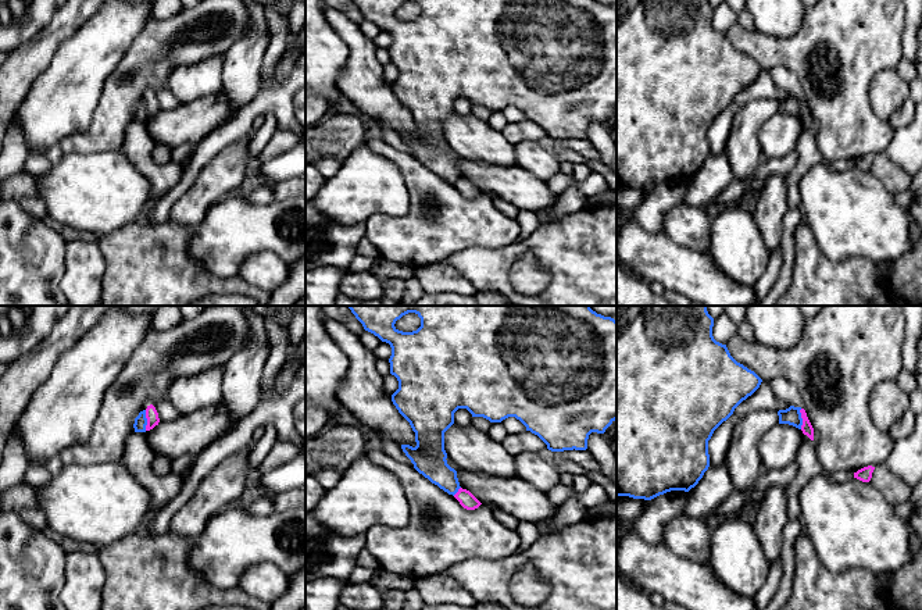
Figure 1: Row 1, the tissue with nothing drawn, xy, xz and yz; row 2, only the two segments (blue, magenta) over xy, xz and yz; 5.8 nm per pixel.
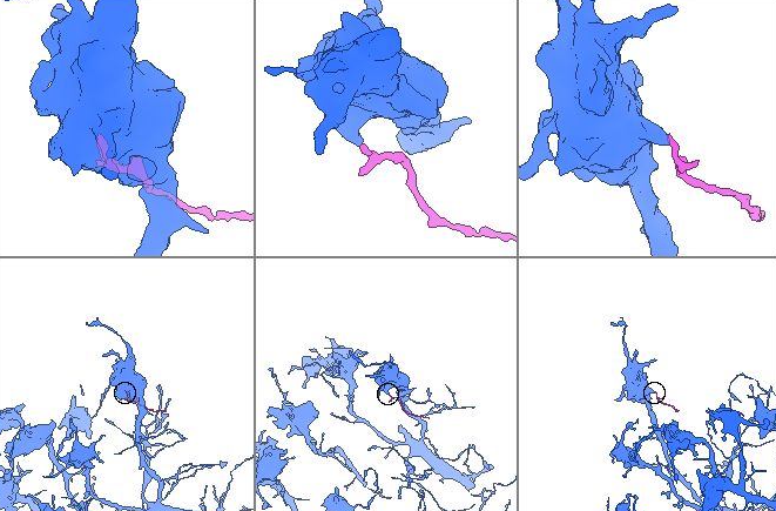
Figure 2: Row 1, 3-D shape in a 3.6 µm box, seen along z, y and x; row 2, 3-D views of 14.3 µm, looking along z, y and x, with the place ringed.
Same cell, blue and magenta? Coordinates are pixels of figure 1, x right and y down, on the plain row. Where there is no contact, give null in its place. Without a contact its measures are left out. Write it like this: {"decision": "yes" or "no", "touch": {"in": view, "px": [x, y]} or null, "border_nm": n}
{"decision": "no", "touch": {"in": "xy", "px": [146, 109]}, "border_nm": 120}

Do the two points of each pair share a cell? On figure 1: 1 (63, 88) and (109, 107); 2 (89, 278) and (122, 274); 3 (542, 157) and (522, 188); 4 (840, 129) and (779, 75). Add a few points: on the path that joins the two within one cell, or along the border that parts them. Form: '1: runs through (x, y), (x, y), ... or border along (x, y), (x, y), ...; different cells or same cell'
1: border along (110, 71), (92, 121), (82, 131); different cells
2: border along (97, 245), (104, 259), (103, 291); different cells
3: border along (515, 164), (545, 182); different cells
4: border along (782, 67), (797, 79), (801, 95); different cells

